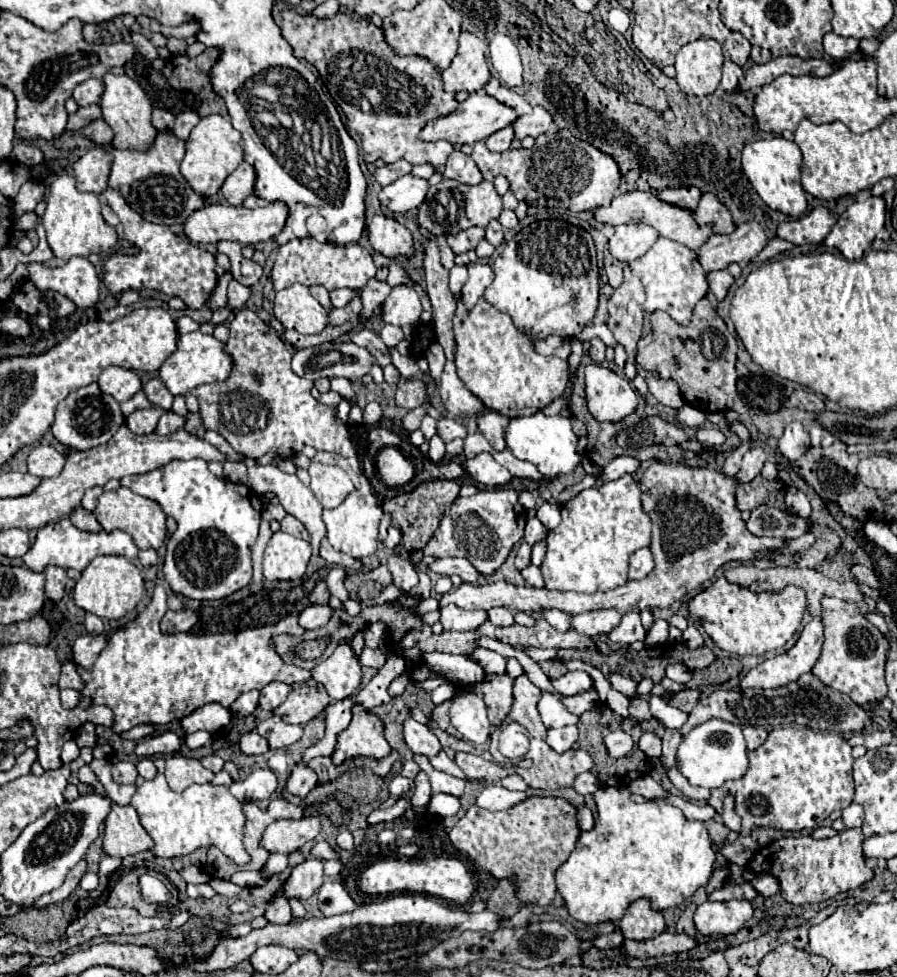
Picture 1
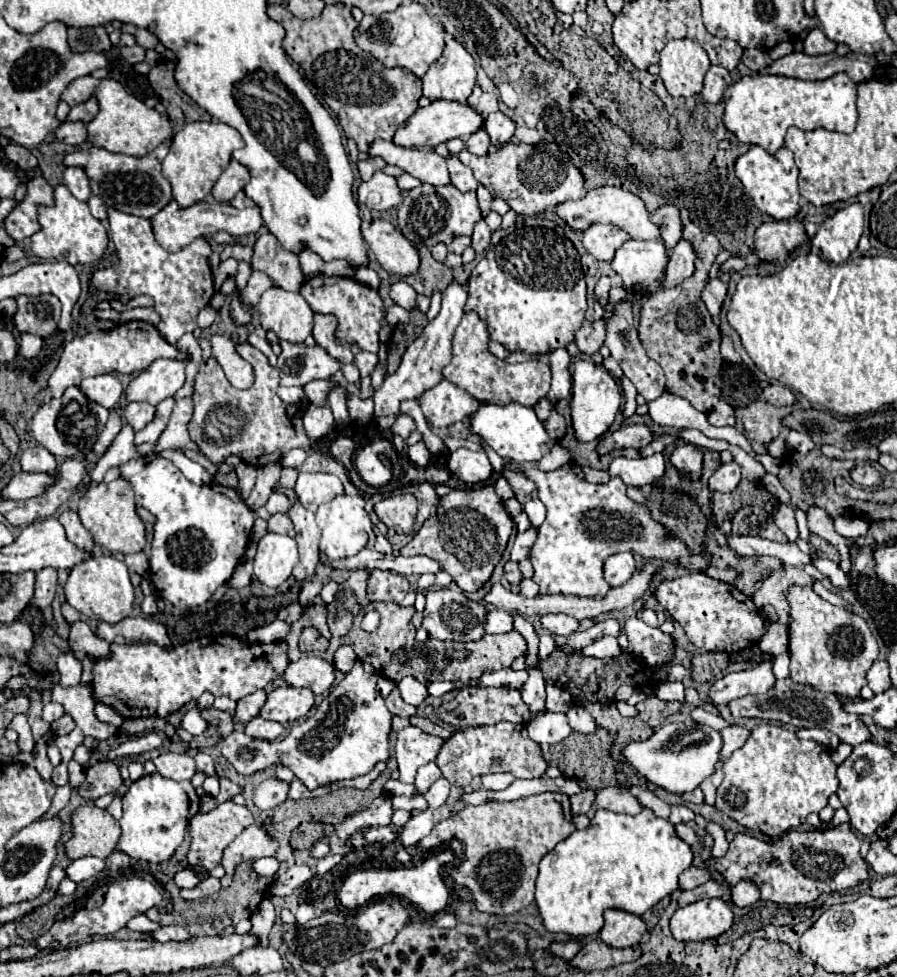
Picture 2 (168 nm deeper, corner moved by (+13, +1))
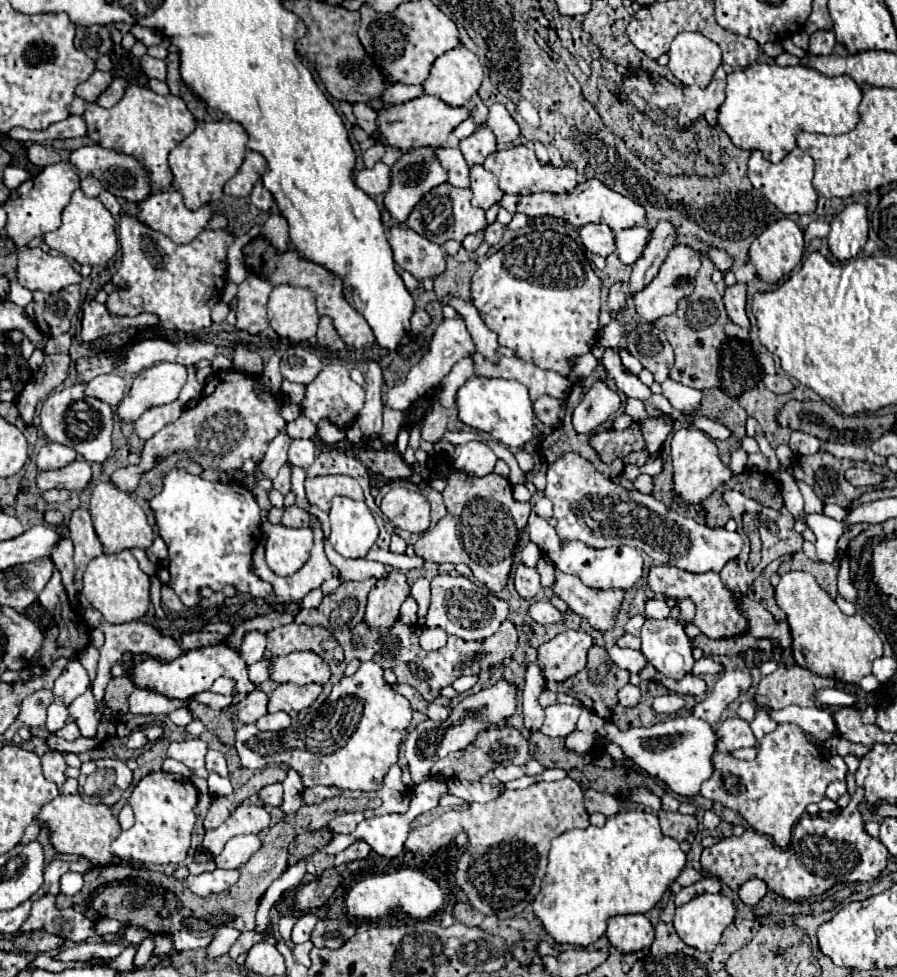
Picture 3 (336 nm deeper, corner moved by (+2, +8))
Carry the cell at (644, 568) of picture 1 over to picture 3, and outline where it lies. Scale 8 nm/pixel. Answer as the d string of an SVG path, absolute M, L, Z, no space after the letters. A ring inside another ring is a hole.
M531 513L527 529L529 529L531 541L535 541L539 545L539 549L545 551L545 555L553 561L553 565L559 571L579 575L583 579L583 583L587 583L589 587L595 587L595 589L617 587L617 589L627 591L643 575L643 557L633 547L607 547L603 551L595 551L595 549L587 547L585 543L575 543L575 541L561 545L559 539L557 539L555 529L545 519L541 519L537 513Z

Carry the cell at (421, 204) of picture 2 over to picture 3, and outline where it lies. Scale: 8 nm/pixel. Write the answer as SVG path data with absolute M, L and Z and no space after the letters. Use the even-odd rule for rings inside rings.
M443 183L421 197L421 201L413 207L411 215L407 217L405 225L411 227L415 233L431 239L433 243L443 245L449 239L463 241L465 235L483 231L487 227L487 221L485 221L485 211L471 205L469 189L459 189L459 187L453 187L451 183Z

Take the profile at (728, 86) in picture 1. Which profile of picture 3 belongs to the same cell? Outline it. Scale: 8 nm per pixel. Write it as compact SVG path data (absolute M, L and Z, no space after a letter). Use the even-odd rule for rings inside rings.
M723 65L715 71L707 89L677 87L663 77L651 79L645 71L637 71L623 81L623 89L627 91L627 97L639 107L639 111L645 111L647 115L651 115L651 119L655 119L657 123L663 123L665 127L689 125L695 119L703 117L707 111L717 111L725 101L725 85L727 85L727 71Z

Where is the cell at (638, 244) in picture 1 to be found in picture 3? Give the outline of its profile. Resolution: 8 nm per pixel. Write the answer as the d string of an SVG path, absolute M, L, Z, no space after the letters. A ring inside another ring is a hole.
M605 223L599 225L585 225L581 231L581 241L583 245L595 253L595 255L611 255L615 251L615 235L611 231L611 227L607 227Z

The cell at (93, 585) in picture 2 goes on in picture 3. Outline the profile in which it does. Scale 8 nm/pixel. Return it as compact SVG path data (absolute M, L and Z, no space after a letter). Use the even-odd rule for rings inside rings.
M131 551L103 553L95 557L83 573L83 595L85 599L103 613L109 623L129 623L141 619L149 607L149 577L139 569L137 559Z

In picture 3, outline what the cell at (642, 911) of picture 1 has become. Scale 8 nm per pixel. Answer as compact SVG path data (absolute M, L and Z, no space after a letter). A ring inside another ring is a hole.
M641 913L611 917L605 935L609 943L619 951L639 951L649 947L655 939L651 921Z

